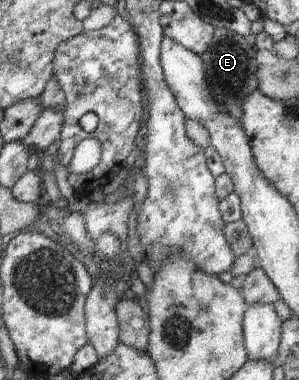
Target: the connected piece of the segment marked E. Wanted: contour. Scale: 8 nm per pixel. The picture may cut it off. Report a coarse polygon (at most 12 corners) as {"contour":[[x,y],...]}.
{"contour":[[217,28],[199,56],[211,98],[241,124],[258,88],[255,52]]}

